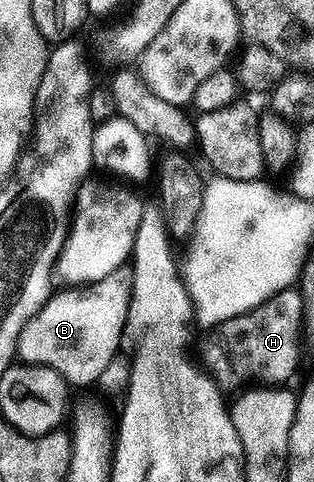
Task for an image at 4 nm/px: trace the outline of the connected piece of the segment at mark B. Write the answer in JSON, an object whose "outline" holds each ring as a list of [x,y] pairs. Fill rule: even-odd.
{"outline":[[[123,266],[91,284],[66,286],[63,289],[63,292],[55,291],[50,301],[26,323],[18,336],[16,356],[21,363],[39,364],[56,370],[67,385],[90,384],[105,374],[106,367],[113,362],[114,355],[118,352],[122,331],[127,331],[131,293],[134,291],[134,274],[129,267]]]}

